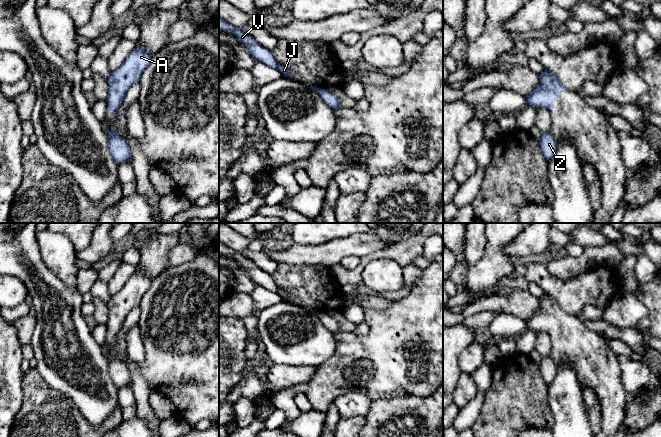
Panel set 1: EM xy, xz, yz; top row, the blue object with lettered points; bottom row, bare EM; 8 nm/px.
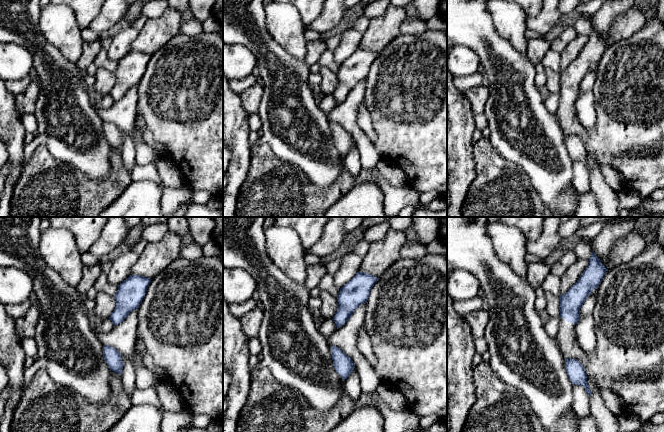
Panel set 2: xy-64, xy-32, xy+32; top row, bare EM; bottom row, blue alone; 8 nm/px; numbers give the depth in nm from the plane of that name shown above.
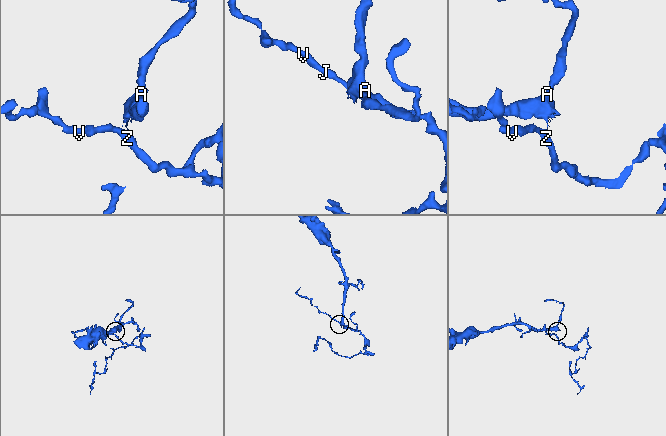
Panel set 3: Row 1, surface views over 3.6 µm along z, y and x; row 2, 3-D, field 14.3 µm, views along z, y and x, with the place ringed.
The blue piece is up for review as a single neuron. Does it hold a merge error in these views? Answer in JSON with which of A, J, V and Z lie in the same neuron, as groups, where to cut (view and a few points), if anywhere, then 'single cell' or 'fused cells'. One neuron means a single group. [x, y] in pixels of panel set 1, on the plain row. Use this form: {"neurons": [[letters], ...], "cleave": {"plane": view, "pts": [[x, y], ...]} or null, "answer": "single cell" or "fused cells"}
{"neurons": [["A"], ["J", "V", "Z"]], "cleave": {"plane": "xy", "pts": [[113, 357], [117, 359]]}, "answer": "fused cells"}

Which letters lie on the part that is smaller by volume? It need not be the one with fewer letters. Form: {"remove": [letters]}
{"remove": ["J", "V", "Z"]}

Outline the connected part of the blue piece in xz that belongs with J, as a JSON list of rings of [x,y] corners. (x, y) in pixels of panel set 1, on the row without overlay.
[[[219,241],[219,253],[223,255],[231,255],[234,260],[246,269],[255,284],[261,285],[273,293],[277,293],[288,303],[291,302],[292,298],[275,284],[272,275],[261,270],[253,260],[244,255],[244,252],[234,251]]]

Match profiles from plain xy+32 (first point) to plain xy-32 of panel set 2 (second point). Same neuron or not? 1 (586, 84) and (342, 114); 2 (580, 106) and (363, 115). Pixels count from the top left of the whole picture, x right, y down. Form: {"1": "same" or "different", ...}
{"1": "same", "2": "same"}

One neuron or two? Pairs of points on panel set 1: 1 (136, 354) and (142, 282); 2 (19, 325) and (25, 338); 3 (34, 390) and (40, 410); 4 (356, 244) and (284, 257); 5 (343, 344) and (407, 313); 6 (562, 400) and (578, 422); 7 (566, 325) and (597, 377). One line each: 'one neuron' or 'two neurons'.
1: two neurons
2: one neuron
3: one neuron
4: one neuron
5: one neuron
6: one neuron
7: one neuron

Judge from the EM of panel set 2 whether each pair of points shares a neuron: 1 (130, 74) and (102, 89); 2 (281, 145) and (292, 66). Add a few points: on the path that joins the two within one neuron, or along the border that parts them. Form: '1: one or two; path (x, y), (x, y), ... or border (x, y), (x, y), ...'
1: two; border (114, 72), (115, 84), (108, 93)
2: one; path (288, 125), (288, 86)

